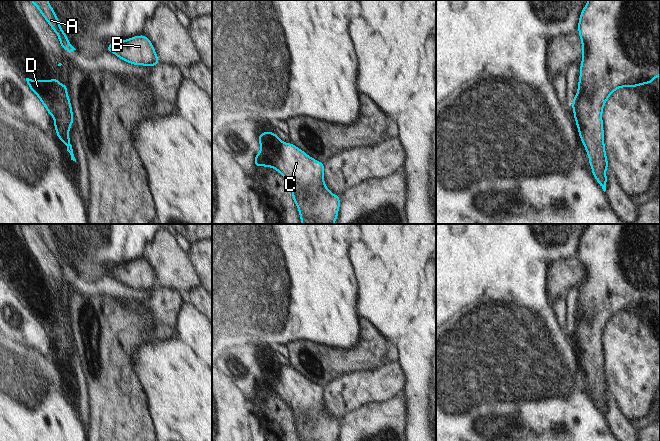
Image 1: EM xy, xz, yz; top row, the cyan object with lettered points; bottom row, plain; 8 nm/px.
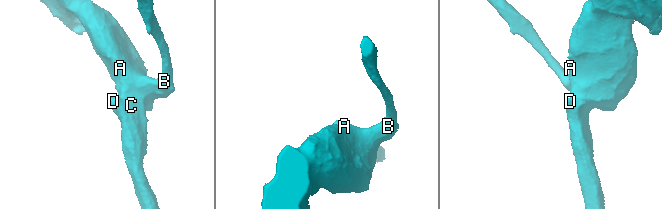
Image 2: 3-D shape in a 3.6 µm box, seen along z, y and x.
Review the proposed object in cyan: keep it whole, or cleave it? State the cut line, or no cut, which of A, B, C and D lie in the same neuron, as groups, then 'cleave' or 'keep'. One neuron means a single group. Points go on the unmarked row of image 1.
cut xy (56, 302), (56, 326), (54, 328), (53, 340); groups A B C / D; cleave

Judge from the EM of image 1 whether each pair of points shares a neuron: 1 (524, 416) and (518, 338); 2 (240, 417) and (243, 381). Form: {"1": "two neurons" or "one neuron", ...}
{"1": "one neuron", "2": "two neurons"}

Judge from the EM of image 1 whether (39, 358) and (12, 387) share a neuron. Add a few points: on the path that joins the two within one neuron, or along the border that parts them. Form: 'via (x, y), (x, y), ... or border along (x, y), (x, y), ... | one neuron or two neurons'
via (32, 365), (19, 380) | one neuron

